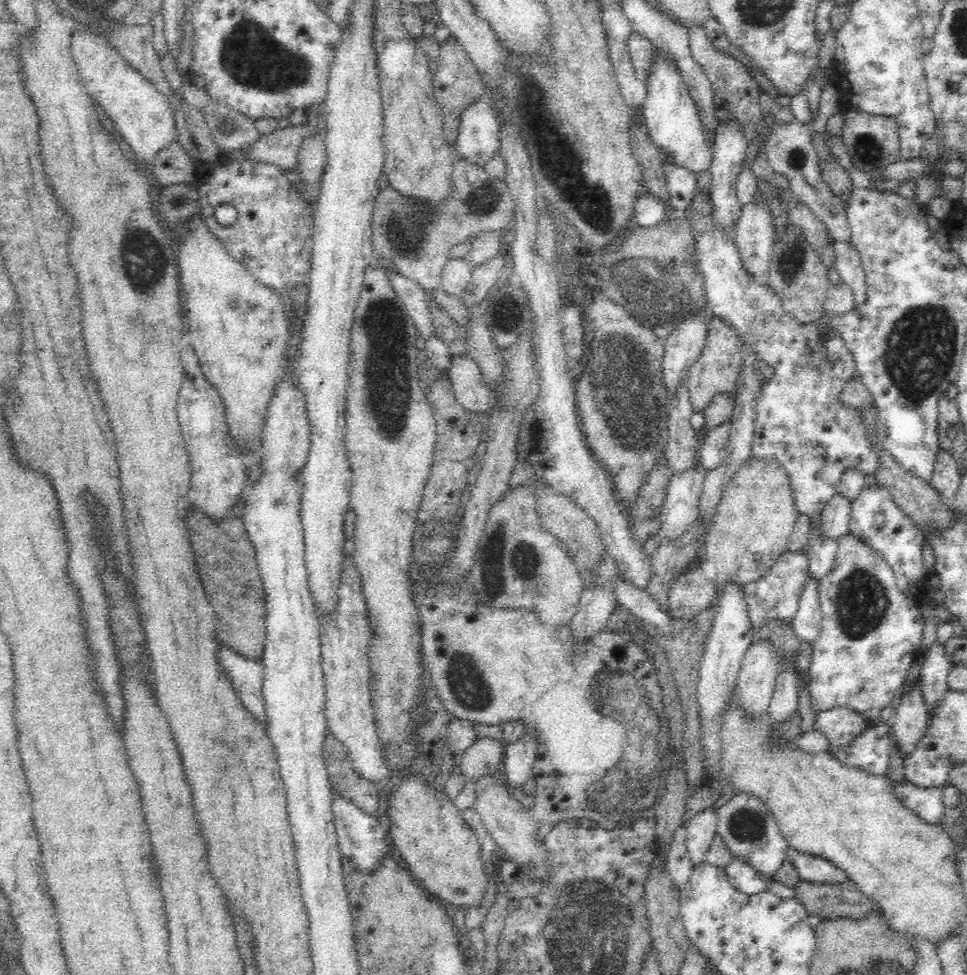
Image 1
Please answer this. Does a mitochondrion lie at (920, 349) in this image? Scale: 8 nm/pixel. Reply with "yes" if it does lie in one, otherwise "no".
yes

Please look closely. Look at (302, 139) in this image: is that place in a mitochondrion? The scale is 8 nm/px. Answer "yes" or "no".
no

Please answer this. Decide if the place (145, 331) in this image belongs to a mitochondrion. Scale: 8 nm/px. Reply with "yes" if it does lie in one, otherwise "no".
yes

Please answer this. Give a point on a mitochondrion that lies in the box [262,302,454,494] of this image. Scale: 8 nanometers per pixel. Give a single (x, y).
(380, 319)

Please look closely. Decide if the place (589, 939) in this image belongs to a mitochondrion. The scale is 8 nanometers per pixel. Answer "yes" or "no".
yes

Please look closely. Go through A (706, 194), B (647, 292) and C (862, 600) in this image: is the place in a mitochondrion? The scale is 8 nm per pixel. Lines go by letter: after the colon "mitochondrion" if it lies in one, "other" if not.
A: other
B: mitochondrion
C: mitochondrion

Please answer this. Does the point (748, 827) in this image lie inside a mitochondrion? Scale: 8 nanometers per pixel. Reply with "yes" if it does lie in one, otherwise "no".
yes

